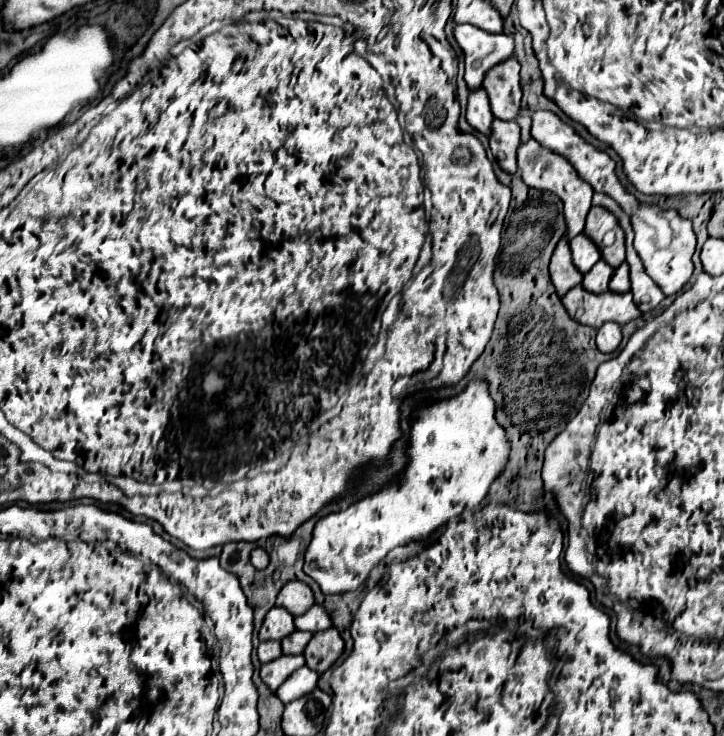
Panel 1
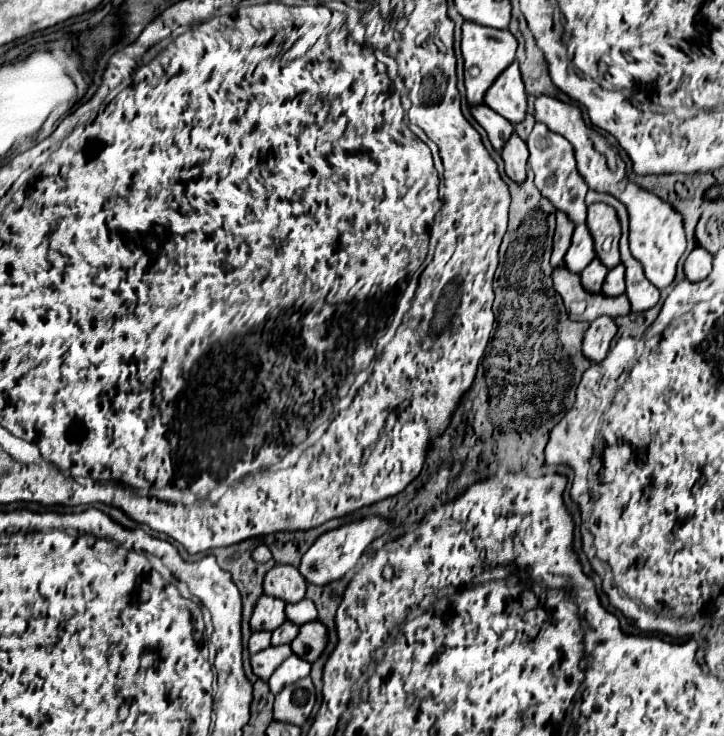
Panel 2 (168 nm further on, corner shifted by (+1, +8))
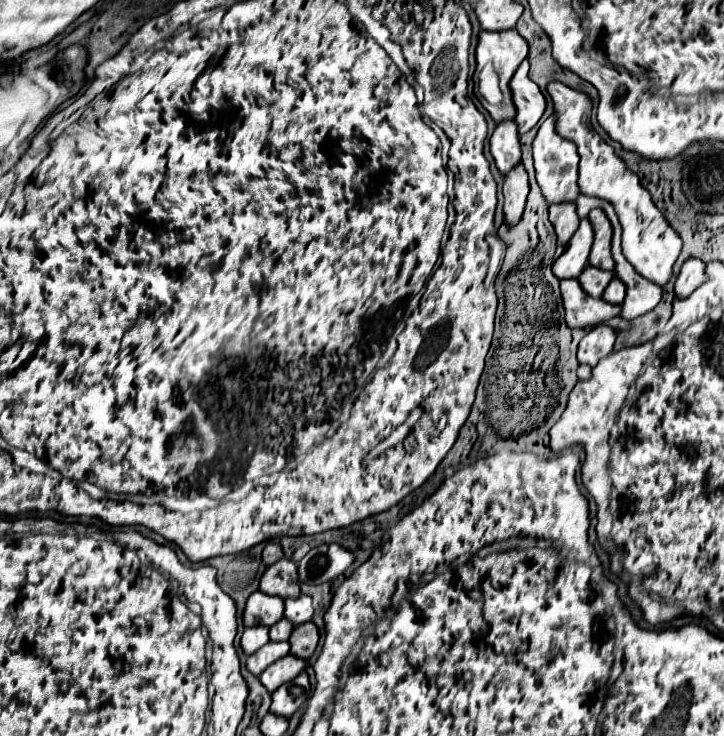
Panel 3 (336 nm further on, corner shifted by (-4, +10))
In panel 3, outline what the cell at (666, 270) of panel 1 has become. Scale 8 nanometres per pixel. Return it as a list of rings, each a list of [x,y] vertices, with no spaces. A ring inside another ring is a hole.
[[[550,82],[546,86],[548,94],[554,100],[554,112],[558,116],[556,130],[560,136],[572,140],[580,154],[580,170],[578,170],[578,188],[580,194],[596,196],[608,200],[616,208],[616,216],[622,226],[622,252],[628,262],[636,268],[636,272],[660,286],[664,286],[672,274],[672,266],[682,250],[680,236],[672,230],[672,226],[664,220],[660,210],[654,206],[648,190],[640,184],[638,176],[626,168],[626,164],[614,154],[614,148],[608,146],[590,124],[592,100],[574,88],[568,88],[562,82]]]

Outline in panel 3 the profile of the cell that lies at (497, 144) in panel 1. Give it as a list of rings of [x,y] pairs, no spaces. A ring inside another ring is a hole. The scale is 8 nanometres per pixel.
[[[522,164],[512,172],[508,172],[508,176],[504,178],[502,194],[504,194],[504,208],[502,208],[504,224],[516,226],[522,218],[526,196],[528,196],[528,174]]]

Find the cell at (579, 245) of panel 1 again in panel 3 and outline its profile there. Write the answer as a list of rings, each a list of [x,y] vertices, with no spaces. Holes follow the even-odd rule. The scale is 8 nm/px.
[[[586,218],[580,220],[578,230],[568,240],[564,252],[552,264],[552,272],[554,272],[554,276],[558,280],[578,278],[580,276],[580,272],[588,264],[588,254],[590,254],[590,248],[592,248],[592,238],[594,238],[594,232],[592,232],[590,222]]]

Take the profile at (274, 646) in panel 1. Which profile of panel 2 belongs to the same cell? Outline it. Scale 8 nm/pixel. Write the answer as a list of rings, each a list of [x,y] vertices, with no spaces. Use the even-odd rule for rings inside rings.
[[[253,632],[251,640],[249,640],[249,652],[261,652],[265,648],[271,646],[271,632]]]

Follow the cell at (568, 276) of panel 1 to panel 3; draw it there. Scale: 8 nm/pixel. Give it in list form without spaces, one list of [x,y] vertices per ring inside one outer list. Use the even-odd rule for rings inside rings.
[[[550,204],[550,222],[556,230],[558,242],[566,244],[580,222],[576,214],[576,204]]]

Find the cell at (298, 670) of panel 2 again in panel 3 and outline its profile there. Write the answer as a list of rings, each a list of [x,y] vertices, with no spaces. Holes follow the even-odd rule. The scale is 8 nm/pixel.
[[[288,654],[280,660],[276,660],[274,664],[270,664],[262,674],[260,674],[260,682],[264,684],[264,688],[268,692],[274,692],[278,686],[282,686],[284,682],[296,678],[296,674],[300,674],[304,670],[306,662]]]

